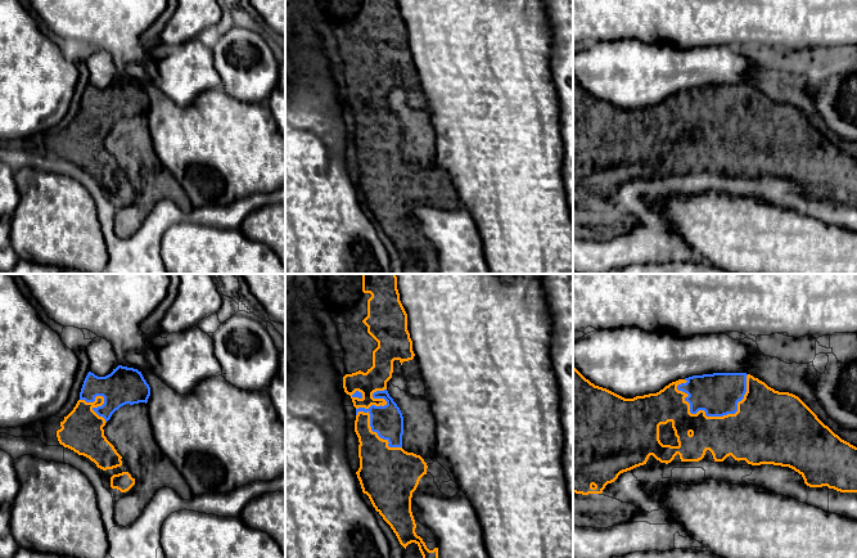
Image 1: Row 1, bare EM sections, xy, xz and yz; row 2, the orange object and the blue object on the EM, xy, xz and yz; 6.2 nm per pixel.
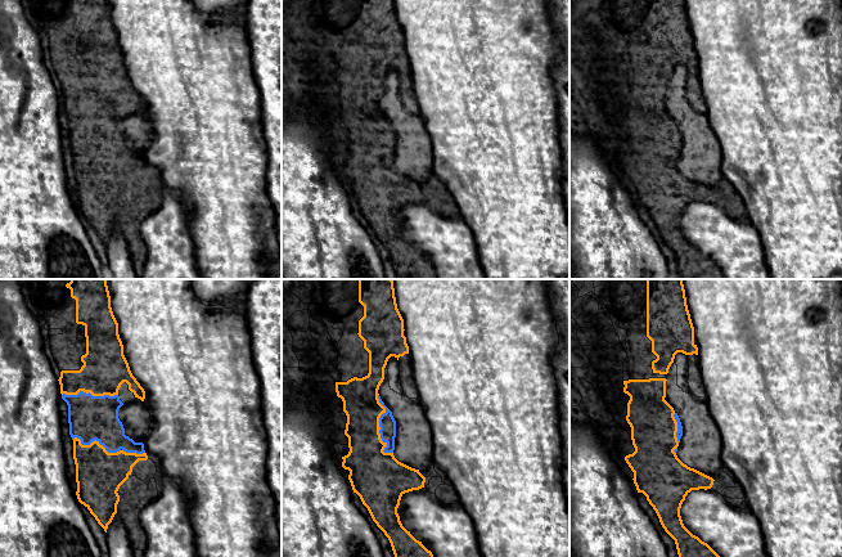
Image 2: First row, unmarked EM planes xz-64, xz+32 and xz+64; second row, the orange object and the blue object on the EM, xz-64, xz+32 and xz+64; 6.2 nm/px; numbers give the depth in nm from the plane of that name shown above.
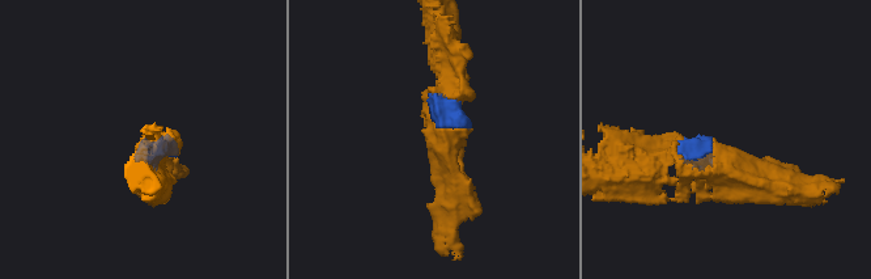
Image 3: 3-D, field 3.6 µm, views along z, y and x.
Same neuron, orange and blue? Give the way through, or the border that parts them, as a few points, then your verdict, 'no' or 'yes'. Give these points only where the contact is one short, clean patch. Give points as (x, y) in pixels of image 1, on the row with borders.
yes

